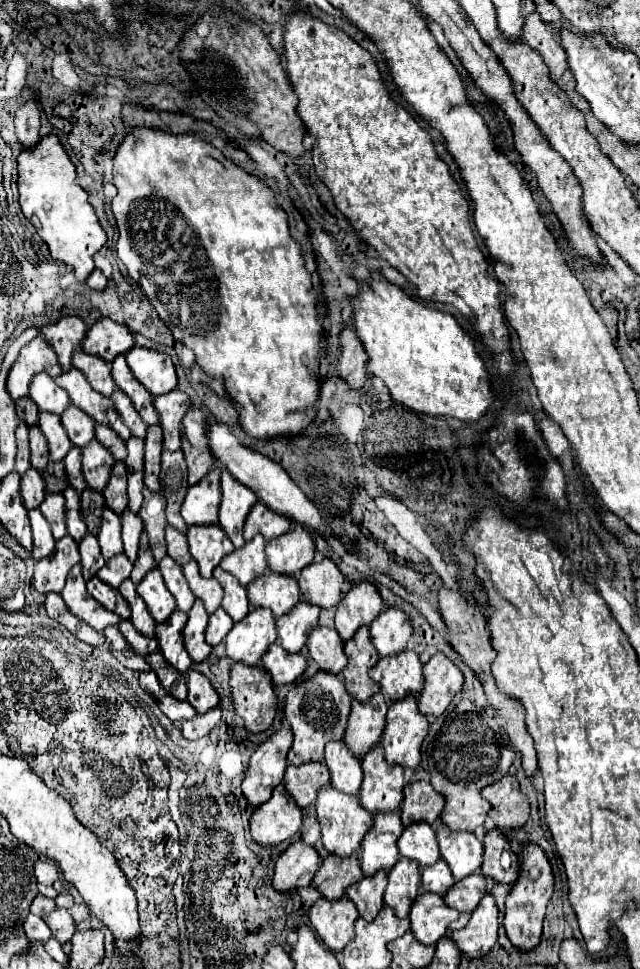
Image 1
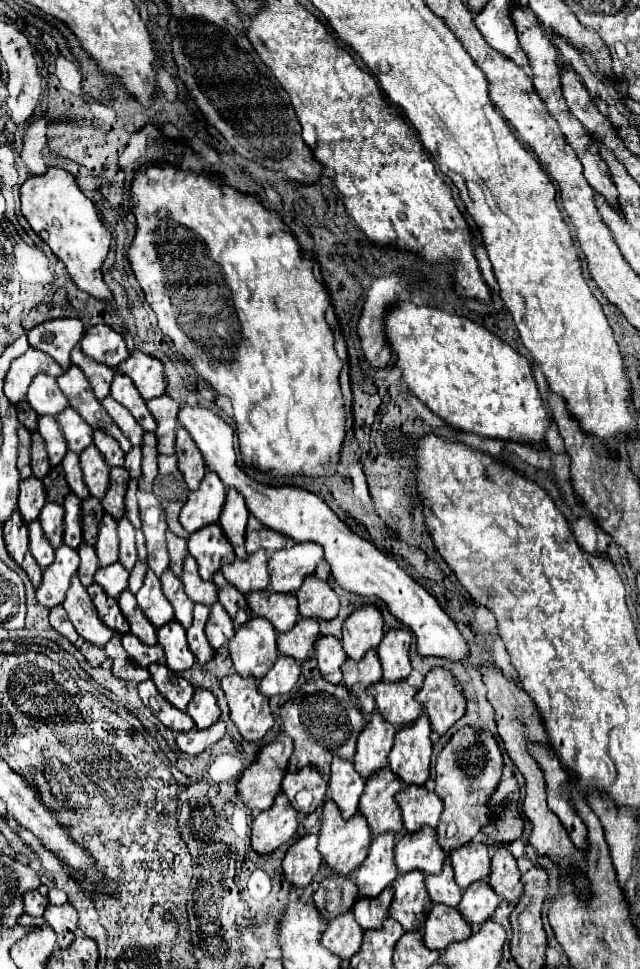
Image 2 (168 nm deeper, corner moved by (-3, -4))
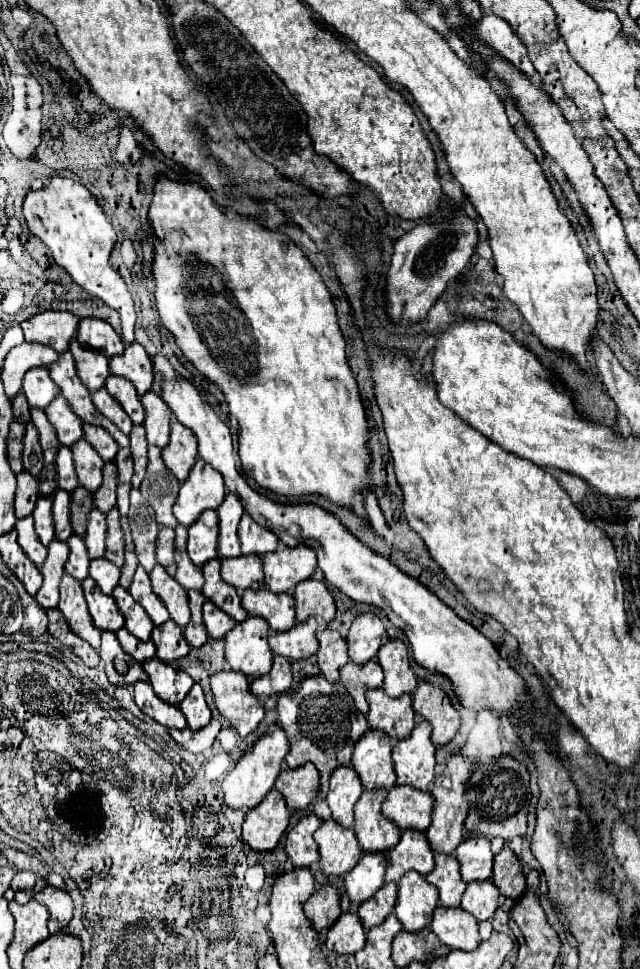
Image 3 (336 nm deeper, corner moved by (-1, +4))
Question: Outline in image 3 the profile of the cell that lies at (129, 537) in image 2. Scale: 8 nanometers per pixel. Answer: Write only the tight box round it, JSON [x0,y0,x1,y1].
[105,509,125,567]

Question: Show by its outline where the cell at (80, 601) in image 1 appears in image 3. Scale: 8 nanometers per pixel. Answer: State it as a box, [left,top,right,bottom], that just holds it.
[59,575,101,649]

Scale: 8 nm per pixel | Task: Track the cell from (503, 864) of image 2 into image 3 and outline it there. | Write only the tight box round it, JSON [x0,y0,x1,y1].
[491,847,525,899]

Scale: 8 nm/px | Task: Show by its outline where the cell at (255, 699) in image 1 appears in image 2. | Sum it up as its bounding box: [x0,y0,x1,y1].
[221,675,273,741]

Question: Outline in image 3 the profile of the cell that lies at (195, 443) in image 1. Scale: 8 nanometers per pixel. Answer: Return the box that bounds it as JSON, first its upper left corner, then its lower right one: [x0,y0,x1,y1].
[163,423,197,483]

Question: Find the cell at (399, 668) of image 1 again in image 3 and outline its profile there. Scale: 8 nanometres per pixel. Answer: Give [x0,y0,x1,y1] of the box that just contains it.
[365,687,415,739]

